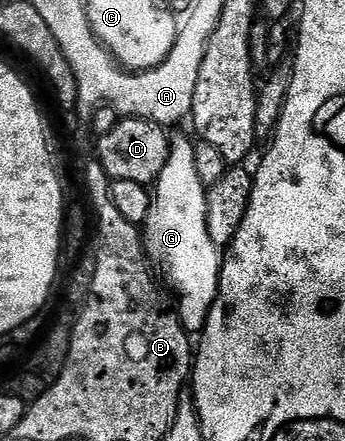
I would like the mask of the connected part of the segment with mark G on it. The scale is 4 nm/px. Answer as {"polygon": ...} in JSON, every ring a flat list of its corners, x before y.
{"polygon":[[184,137,171,138,166,167,162,167,162,175,154,183,154,200,148,218,144,220,142,226,145,254,158,273,160,268,159,276,161,278,164,276,172,284,172,289,176,292,174,312,179,317,184,332,189,335,199,335,204,332,204,324,208,322,218,291,222,264,221,250,214,243,210,243,210,237,206,231,205,205,208,194,202,179,198,179,198,171,194,168,194,149,193,142,188,142]]}

